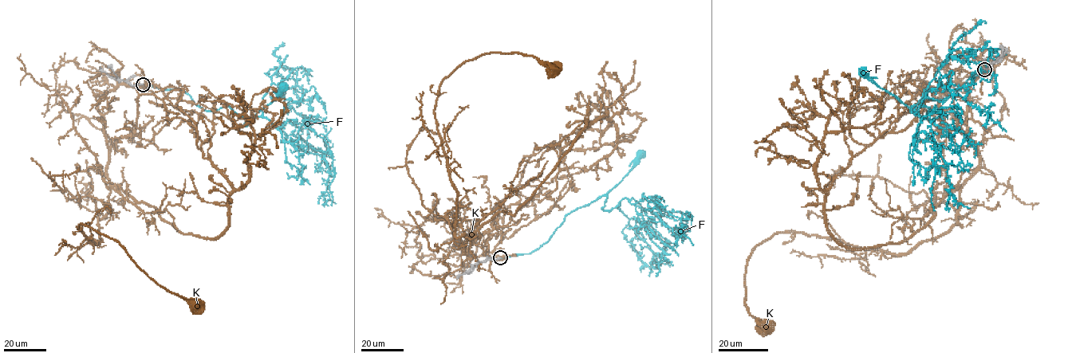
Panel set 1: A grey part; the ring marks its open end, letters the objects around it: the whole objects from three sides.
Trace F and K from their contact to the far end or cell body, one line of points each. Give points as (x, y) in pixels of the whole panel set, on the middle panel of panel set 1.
F: (500, 257), (537, 249), (572, 211), (588, 205), (615, 186), (639, 154)
K: (500, 257), (455, 245), (465, 252), (467, 236), (455, 234), (437, 93), (492, 52), (553, 69)

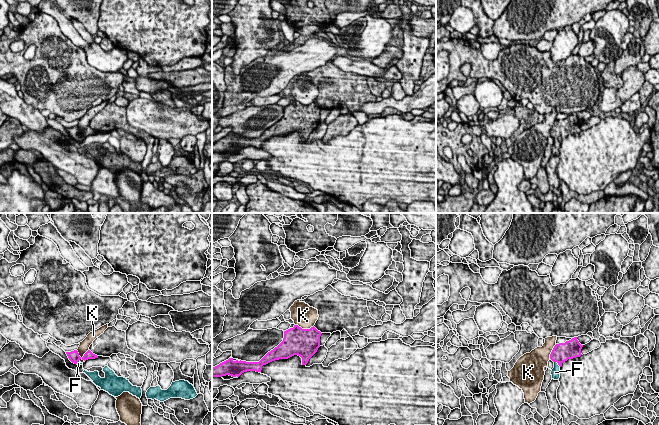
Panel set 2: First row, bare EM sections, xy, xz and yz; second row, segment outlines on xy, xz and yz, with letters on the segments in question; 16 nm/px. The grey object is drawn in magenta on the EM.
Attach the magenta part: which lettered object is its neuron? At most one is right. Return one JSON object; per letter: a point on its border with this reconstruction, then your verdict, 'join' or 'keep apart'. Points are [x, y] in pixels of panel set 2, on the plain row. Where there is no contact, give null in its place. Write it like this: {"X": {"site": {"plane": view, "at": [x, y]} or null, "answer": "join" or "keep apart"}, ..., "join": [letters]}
{"F": {"site": {"plane": "yz", "at": [557, 138]}, "answer": "join"}, "K": {"site": {"plane": "xy", "at": [84, 131]}, "answer": "keep apart"}, "join": ["F"]}

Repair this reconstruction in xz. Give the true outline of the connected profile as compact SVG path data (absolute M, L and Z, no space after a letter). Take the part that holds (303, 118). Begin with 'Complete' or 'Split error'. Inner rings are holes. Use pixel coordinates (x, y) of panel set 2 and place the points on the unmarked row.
Complete. M294 101L293 104L284 107L283 117L259 138L234 137L233 134L229 134L212 144L212 153L226 151L239 153L247 147L261 148L263 141L279 135L288 135L294 131L300 132L302 141L306 141L320 123L321 110L314 102L310 105L302 105Z

